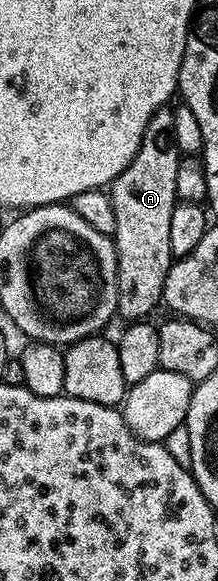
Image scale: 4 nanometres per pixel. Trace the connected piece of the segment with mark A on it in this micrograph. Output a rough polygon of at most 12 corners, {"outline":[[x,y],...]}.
{"outline":[[154,113],[110,185],[118,305],[144,321],[174,256],[178,128]]}

